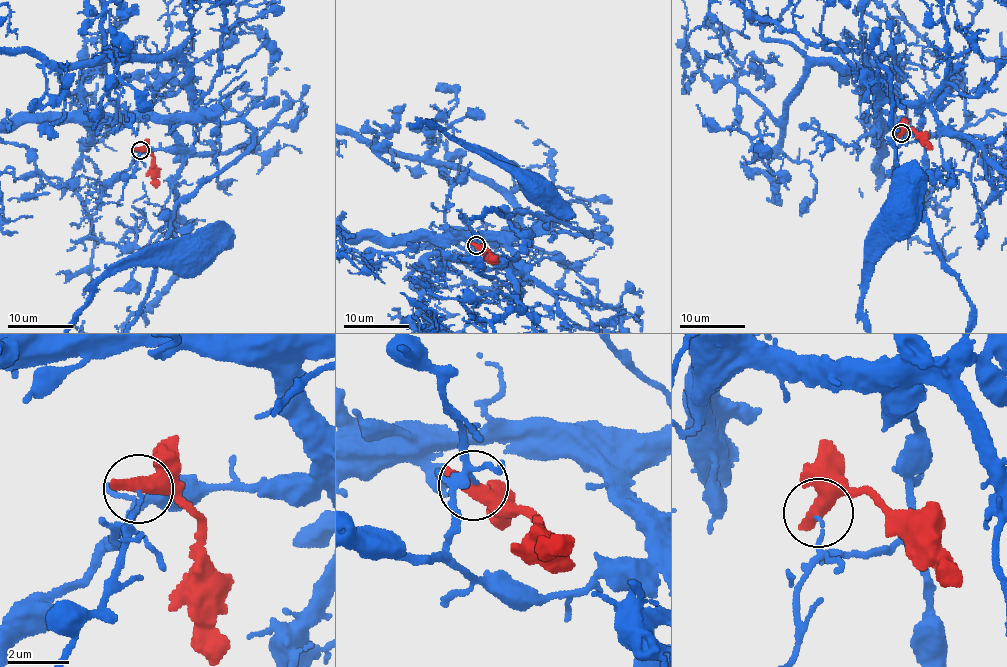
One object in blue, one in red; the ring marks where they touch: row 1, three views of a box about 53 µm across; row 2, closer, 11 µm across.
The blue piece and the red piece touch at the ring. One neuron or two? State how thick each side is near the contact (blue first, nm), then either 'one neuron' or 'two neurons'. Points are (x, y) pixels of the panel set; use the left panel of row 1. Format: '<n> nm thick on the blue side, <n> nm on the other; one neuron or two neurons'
90 nm thick on the blue side, 600 nm on the other; two neurons

